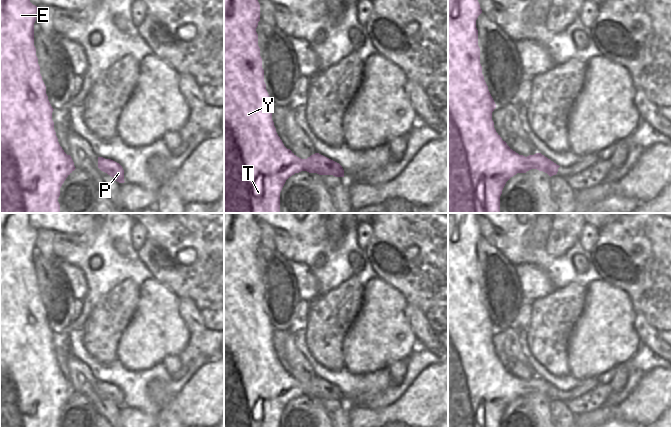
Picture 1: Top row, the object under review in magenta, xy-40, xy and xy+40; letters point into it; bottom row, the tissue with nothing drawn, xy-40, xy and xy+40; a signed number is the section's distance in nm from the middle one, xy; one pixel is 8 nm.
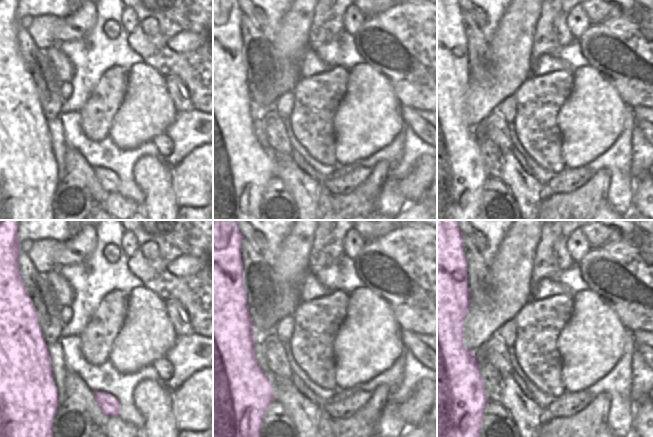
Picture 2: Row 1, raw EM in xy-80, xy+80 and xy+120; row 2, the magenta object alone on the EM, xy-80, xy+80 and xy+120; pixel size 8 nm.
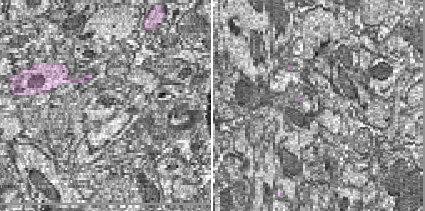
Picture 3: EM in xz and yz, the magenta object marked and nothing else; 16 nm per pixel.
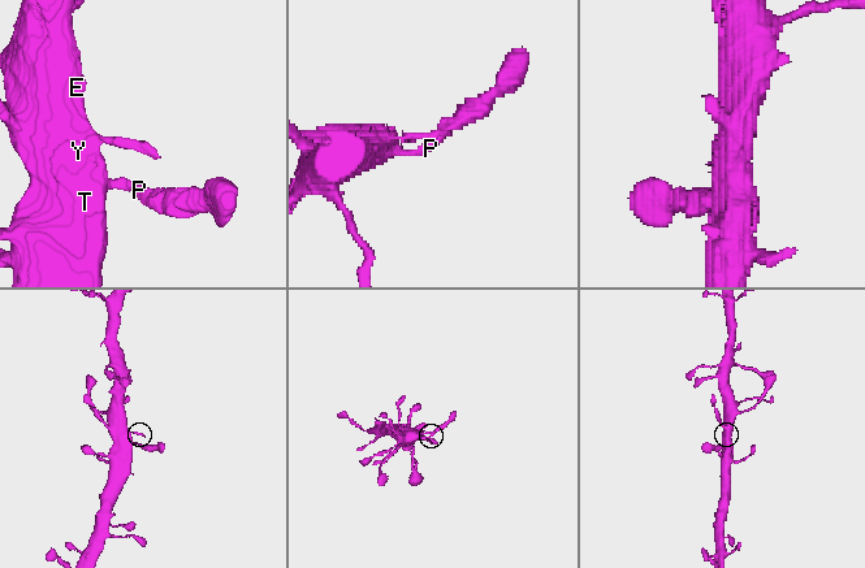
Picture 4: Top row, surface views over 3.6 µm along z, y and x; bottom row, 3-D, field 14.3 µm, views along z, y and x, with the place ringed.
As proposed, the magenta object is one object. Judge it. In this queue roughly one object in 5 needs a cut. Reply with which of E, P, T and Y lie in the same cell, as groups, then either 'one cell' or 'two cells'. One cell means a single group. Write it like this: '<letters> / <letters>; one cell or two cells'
E P T Y; one cell

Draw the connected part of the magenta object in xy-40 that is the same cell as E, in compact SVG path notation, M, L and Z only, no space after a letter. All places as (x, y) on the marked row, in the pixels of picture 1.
M0 0L0 213L60 213L60 188L76 169L58 142L34 46L38 7L30 0Z

